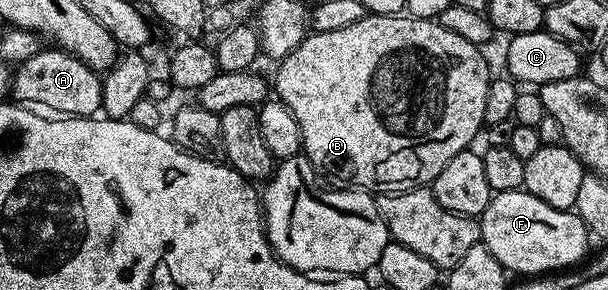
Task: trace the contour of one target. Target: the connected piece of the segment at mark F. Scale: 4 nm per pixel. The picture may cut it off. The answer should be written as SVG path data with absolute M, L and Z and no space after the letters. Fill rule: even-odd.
M524 190L496 193L490 200L487 210L481 213L479 223L481 226L480 243L486 244L491 254L495 254L498 262L510 273L553 274L558 270L568 270L580 265L590 251L588 248L591 233L576 211L547 206L545 200L535 198Z

